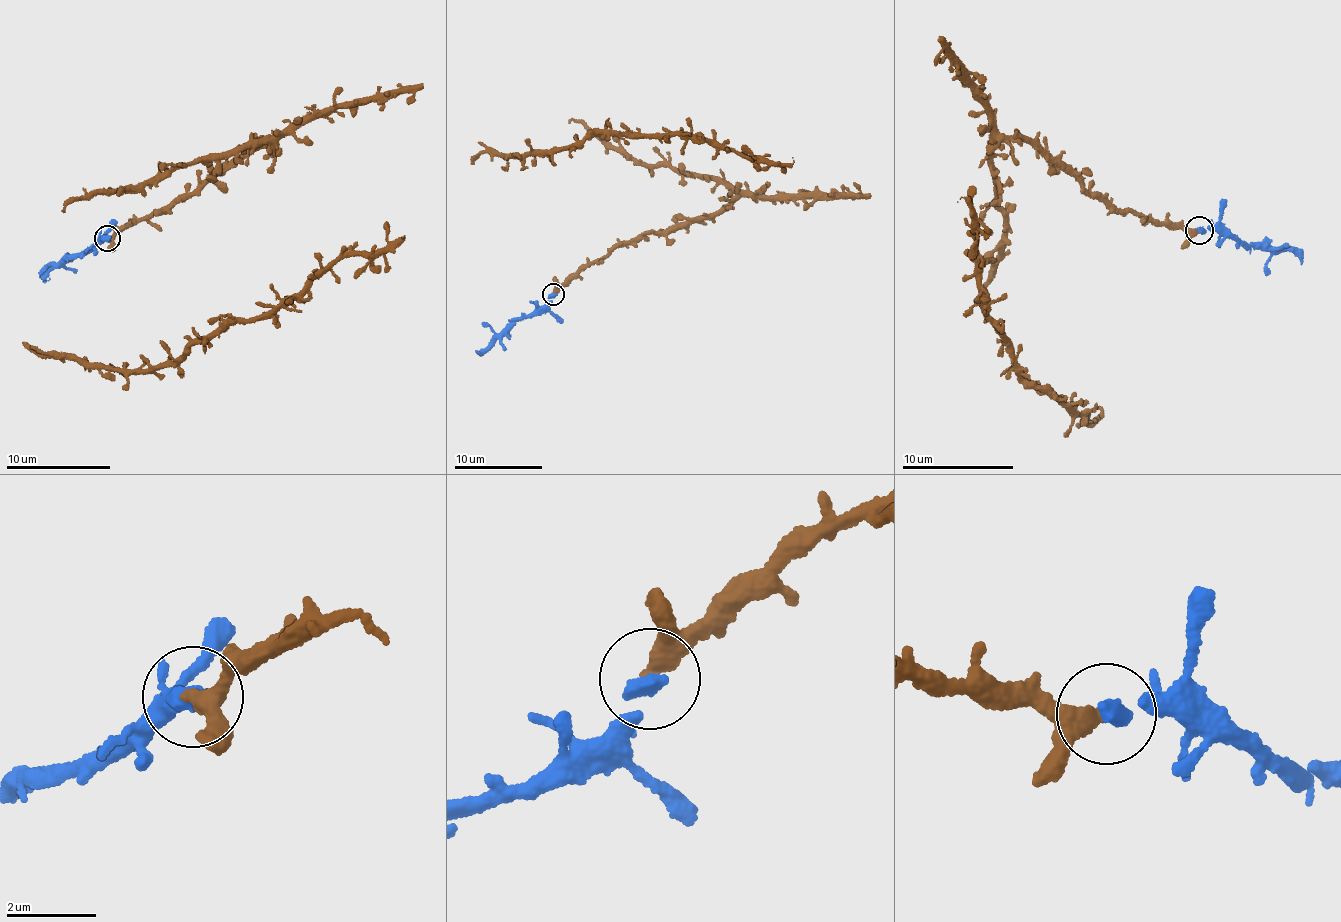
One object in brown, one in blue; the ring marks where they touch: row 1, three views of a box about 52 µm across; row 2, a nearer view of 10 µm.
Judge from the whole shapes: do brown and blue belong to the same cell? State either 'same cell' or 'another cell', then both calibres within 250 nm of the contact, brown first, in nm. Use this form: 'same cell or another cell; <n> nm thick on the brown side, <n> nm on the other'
same cell; 400 nm thick on the brown side, 360 nm on the other

